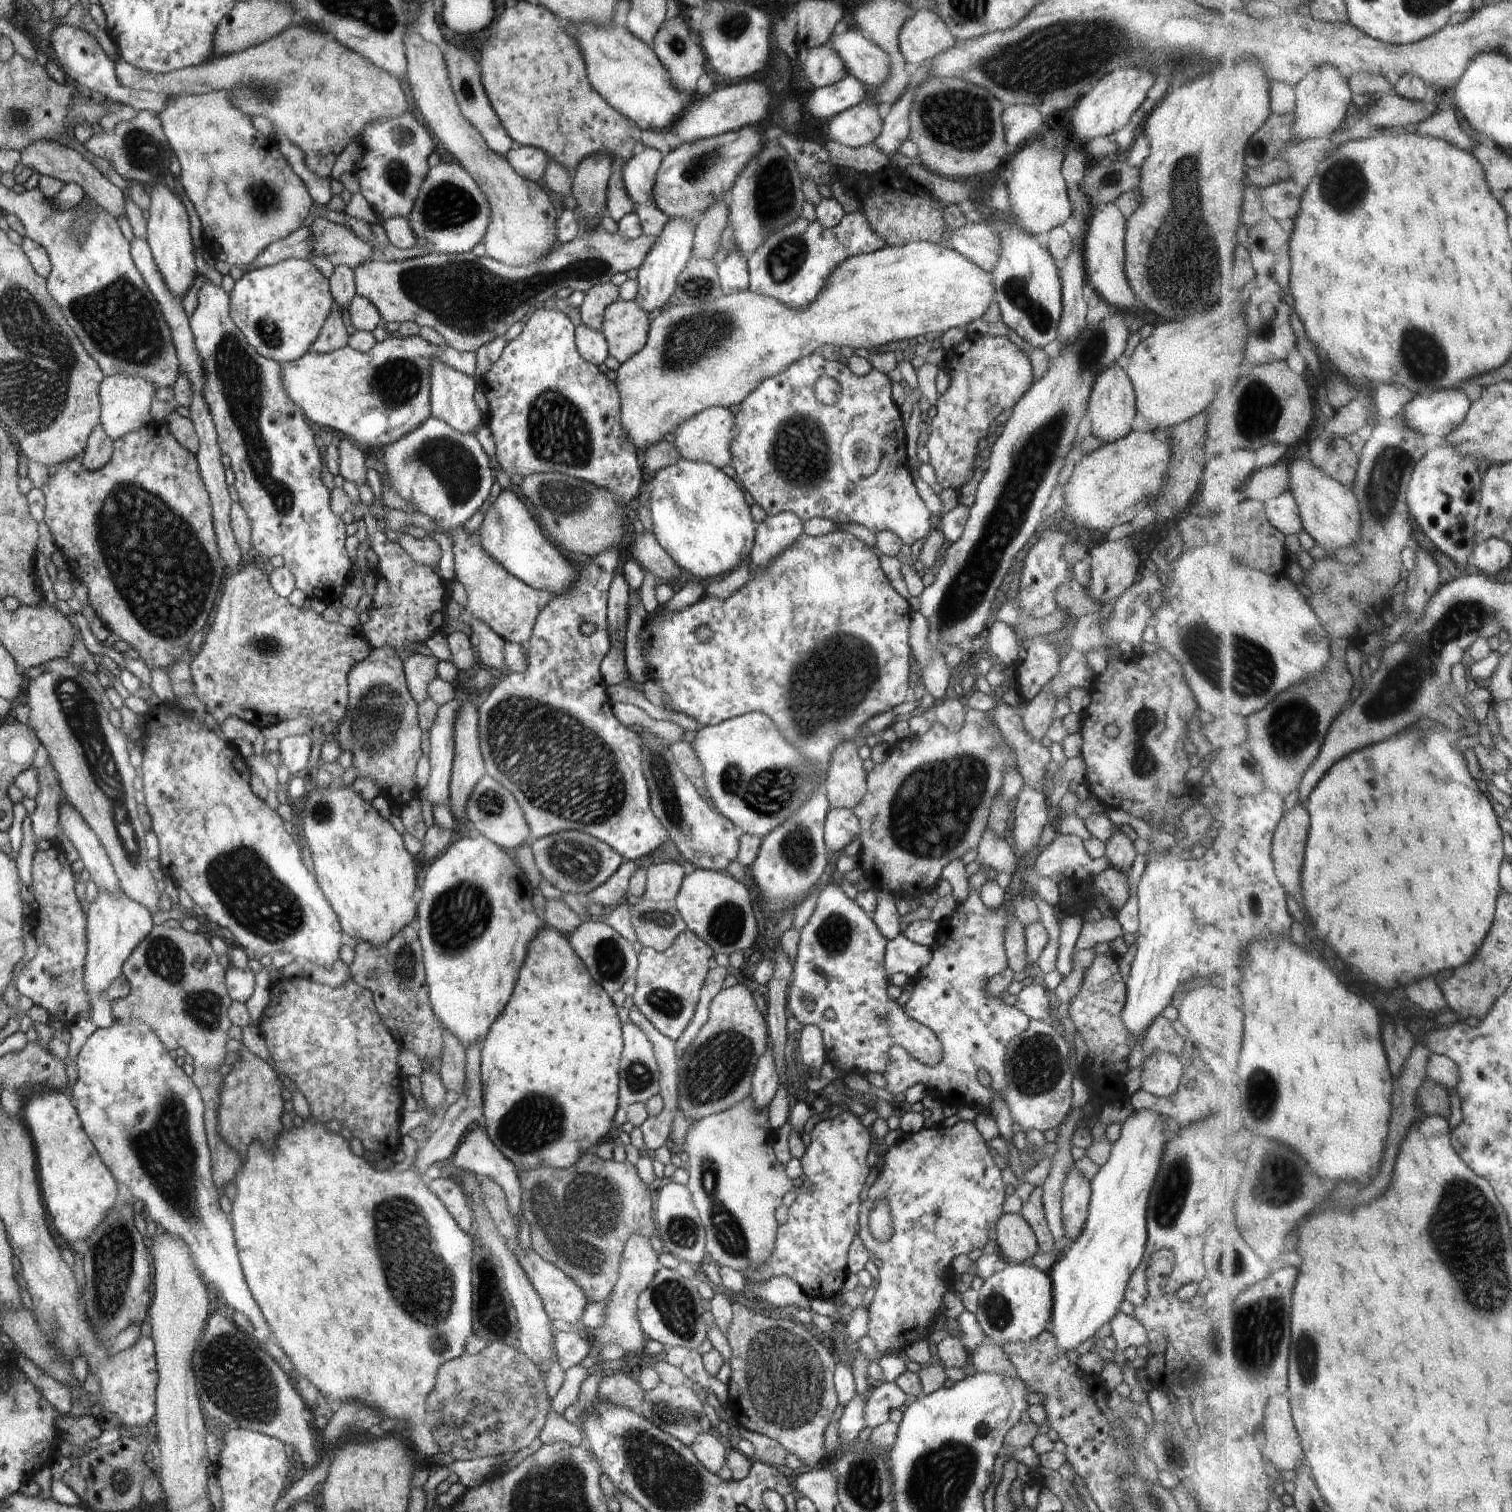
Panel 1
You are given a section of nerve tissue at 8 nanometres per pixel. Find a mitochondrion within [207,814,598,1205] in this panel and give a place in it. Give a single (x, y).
(460, 915)

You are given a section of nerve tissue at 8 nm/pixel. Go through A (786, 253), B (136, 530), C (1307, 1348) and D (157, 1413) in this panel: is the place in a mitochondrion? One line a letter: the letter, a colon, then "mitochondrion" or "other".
A: mitochondrion
B: mitochondrion
C: mitochondrion
D: other

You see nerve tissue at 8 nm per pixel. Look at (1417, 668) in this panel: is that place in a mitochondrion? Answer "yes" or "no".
yes

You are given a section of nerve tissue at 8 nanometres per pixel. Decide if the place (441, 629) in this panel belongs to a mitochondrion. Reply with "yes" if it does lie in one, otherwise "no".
no

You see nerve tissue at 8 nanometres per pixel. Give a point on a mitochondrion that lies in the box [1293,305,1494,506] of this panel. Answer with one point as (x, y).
(1426, 362)

